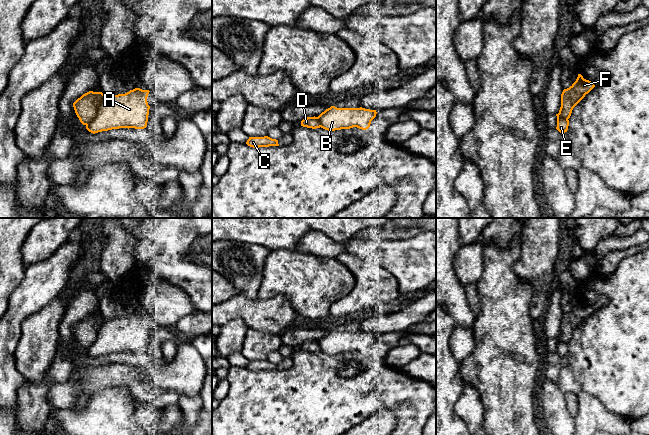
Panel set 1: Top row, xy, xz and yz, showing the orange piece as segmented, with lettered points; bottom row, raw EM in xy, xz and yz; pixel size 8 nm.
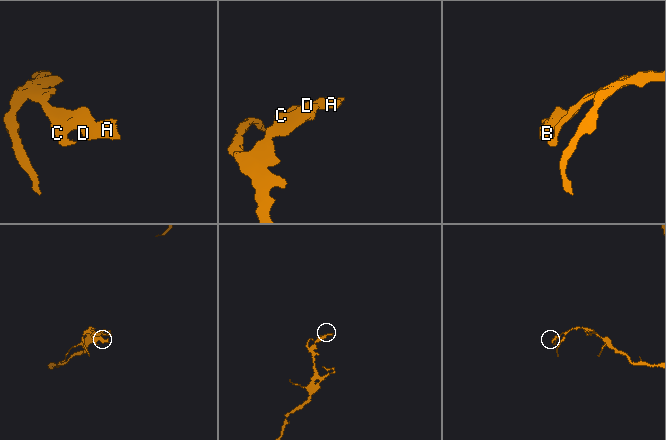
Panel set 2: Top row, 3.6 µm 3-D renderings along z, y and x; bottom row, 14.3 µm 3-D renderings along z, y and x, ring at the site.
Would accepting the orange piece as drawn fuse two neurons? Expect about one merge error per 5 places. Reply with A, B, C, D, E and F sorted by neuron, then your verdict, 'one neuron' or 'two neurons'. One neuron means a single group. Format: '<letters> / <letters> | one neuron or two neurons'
A B E / C D F | two neurons

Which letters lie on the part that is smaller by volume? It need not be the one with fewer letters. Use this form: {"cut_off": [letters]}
{"cut_off": ["A", "B", "E"]}

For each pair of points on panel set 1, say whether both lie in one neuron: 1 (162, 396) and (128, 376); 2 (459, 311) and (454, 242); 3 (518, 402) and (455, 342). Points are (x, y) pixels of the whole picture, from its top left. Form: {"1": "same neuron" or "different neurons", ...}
{"1": "same neuron", "2": "same neuron", "3": "different neurons"}

